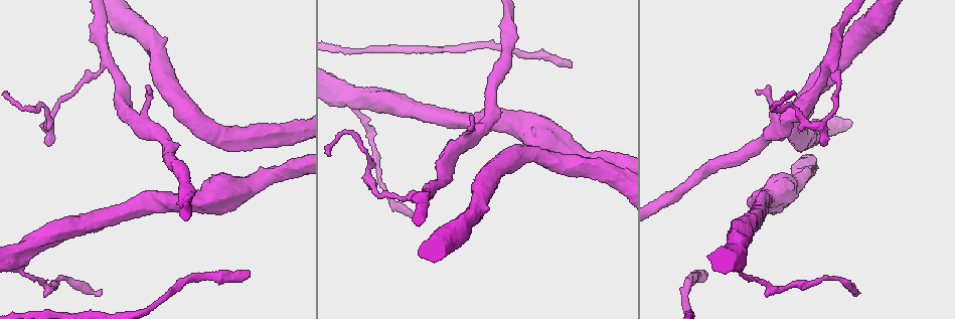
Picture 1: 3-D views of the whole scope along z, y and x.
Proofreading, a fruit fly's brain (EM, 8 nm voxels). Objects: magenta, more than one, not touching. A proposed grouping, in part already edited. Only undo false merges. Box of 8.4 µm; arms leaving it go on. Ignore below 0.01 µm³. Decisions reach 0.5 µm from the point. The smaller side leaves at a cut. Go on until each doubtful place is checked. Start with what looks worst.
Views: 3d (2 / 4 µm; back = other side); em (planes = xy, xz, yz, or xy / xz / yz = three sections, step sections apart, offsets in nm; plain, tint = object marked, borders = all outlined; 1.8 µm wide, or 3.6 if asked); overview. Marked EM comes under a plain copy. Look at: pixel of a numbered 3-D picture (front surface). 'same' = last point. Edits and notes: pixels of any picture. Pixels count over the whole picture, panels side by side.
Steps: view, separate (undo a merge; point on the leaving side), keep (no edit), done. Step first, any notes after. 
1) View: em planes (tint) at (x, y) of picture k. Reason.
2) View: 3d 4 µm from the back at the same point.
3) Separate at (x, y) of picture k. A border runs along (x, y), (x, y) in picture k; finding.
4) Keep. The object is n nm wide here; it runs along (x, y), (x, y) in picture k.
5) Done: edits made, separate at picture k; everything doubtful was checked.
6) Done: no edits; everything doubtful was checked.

View: 3d 2 µm at (44, 124) of picture 1. Abrupt turn.

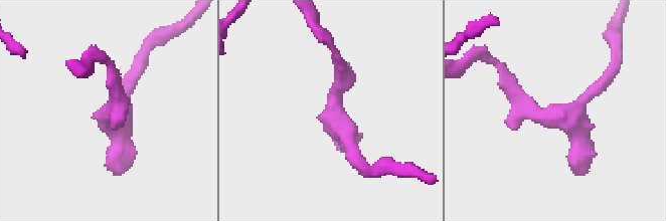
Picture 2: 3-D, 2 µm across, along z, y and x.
View: em planes (tint) at (345, 129) of picture 2.

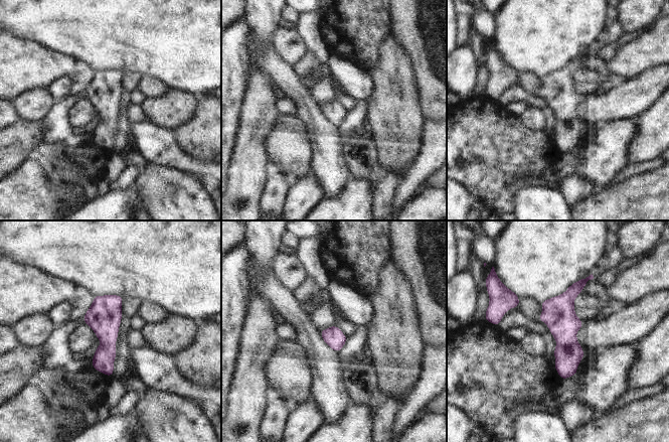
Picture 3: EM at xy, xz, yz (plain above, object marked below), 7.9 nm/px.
Keep. The object is 150 nm wide here; it runs along (582, 282), (565, 300), (563, 376) in picture 3; one neuron here.

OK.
View: em yz step 4 (tint) at (105, 63) of picture 1. Arms part here.

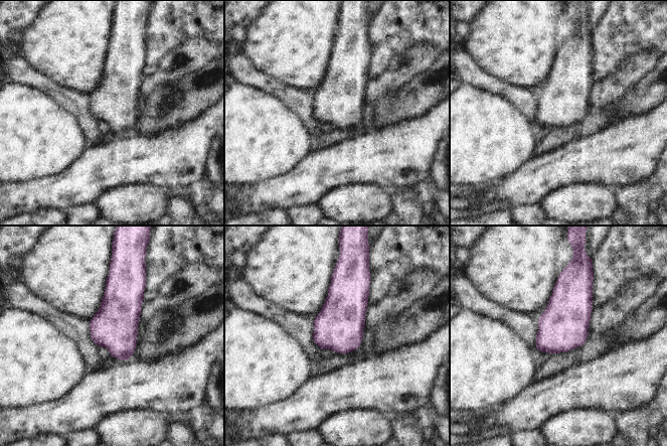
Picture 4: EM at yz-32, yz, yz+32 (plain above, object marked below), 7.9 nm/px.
View: em planes (tint) at the same point.

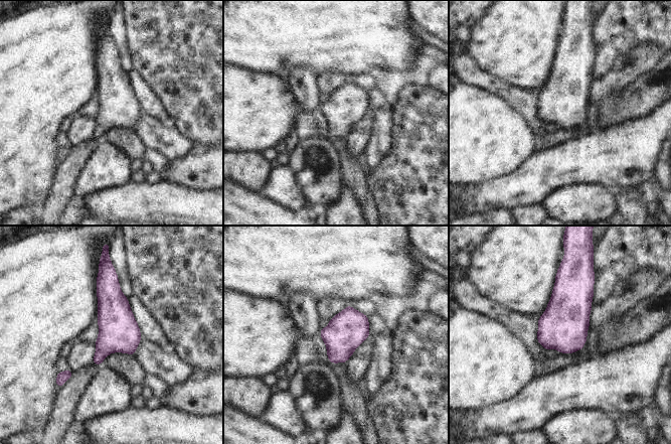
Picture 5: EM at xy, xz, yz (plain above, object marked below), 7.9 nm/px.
Keep. The object is 300 nm wide here; one neuron here.

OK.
View: 3d 2 µm at (356, 138) of picture 1. Sharp bend.

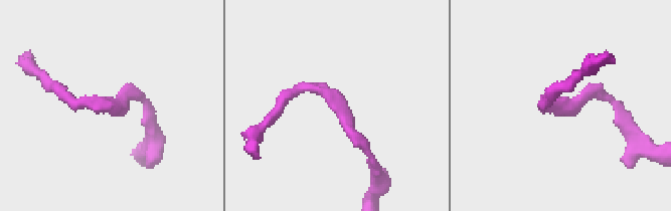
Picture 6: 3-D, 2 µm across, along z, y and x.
View: em 3.6 µm planes (borders) at (105, 103) of picture 6. Shape alone is not enough.

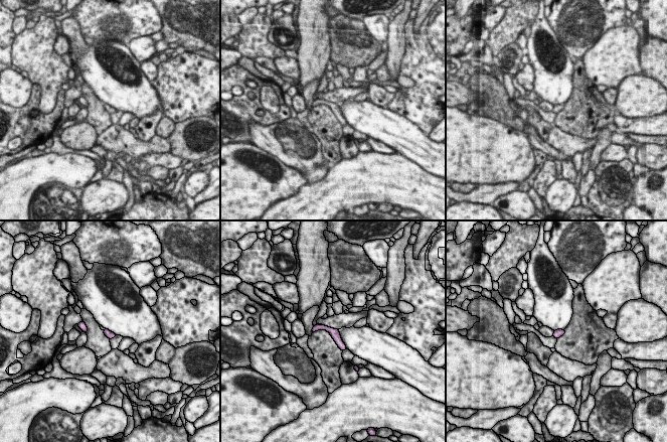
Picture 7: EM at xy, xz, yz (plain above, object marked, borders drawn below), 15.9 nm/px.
Keep. It runs along (315, 328), (329, 329), (343, 347) in picture 7; one neuron here.

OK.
Done: no edits; everything doubtful was checked.

